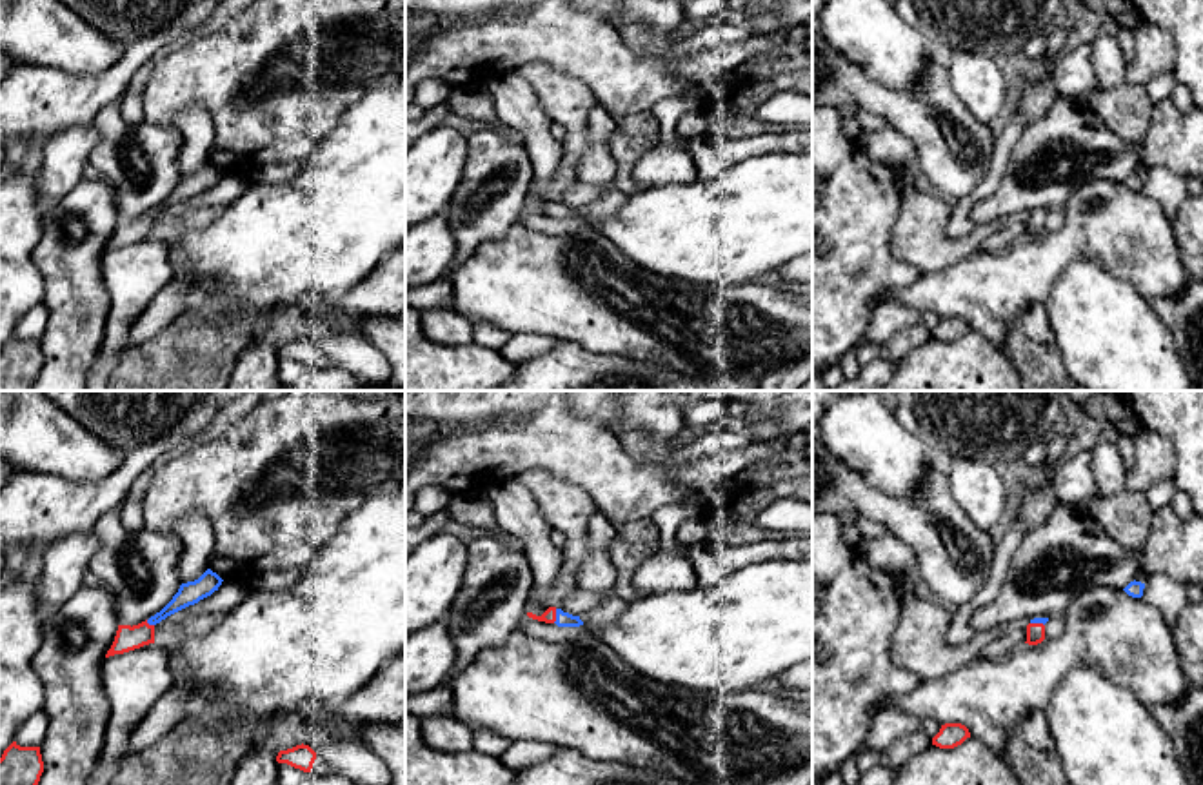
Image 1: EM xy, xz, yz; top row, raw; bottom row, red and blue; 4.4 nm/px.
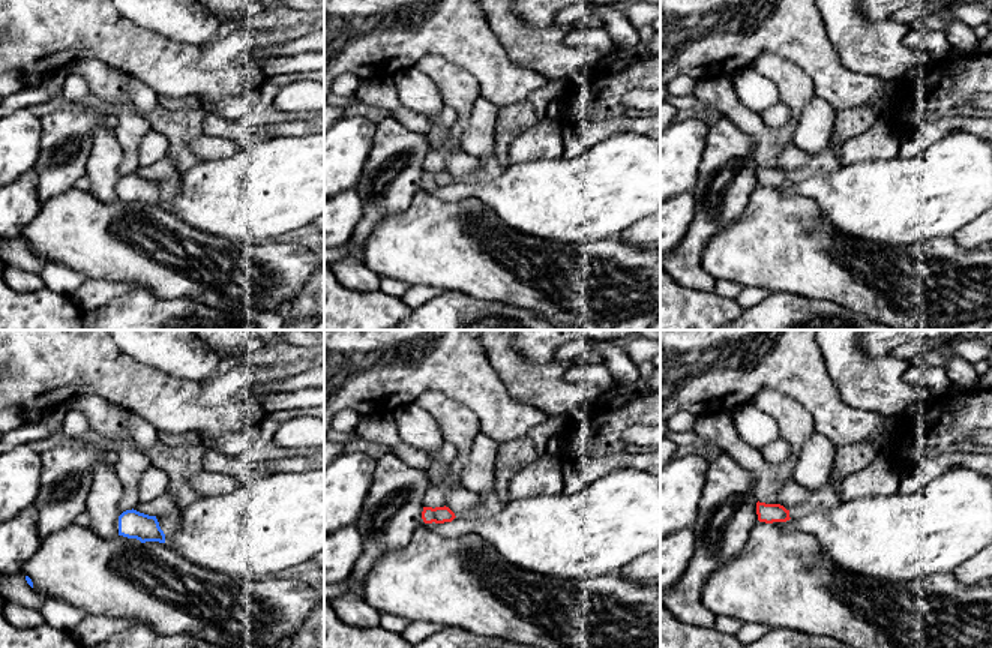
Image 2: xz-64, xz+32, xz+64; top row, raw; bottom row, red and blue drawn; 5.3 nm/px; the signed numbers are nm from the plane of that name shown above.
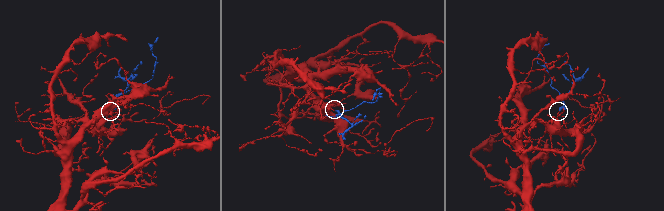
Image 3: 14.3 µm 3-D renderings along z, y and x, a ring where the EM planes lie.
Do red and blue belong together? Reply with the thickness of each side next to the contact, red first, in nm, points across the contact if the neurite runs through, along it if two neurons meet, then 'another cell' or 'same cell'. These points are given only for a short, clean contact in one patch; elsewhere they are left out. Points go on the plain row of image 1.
60/60 nm | across xz (549, 209), (555, 209), (562, 211) | same cell

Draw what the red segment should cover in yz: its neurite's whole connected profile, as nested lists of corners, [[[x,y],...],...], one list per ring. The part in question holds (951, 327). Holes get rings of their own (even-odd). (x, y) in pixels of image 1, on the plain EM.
[[[945,316],[941,318],[940,325],[932,331],[932,338],[940,342],[954,342],[961,338],[967,331],[970,331],[970,325],[961,316]]]

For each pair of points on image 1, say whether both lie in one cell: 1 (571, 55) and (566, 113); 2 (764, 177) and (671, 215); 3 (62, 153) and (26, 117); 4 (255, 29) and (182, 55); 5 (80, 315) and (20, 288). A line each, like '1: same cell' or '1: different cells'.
1: different cells
2: same cell
3: different cells
4: same cell
5: different cells

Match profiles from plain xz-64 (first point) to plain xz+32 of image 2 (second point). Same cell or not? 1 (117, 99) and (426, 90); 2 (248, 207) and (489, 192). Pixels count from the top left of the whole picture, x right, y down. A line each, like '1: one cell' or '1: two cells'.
1: two cells
2: one cell

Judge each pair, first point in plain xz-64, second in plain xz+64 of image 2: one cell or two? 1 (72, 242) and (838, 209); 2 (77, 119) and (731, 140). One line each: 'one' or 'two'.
1: two
2: one

